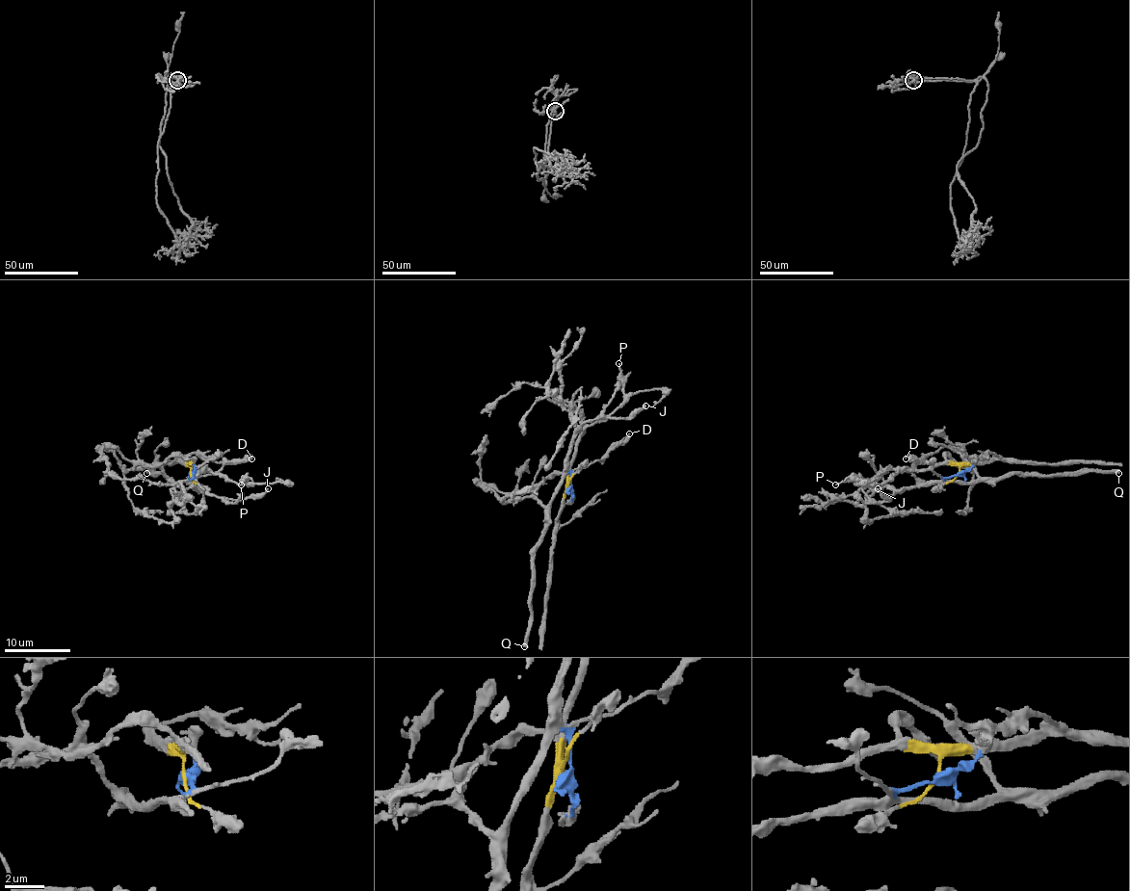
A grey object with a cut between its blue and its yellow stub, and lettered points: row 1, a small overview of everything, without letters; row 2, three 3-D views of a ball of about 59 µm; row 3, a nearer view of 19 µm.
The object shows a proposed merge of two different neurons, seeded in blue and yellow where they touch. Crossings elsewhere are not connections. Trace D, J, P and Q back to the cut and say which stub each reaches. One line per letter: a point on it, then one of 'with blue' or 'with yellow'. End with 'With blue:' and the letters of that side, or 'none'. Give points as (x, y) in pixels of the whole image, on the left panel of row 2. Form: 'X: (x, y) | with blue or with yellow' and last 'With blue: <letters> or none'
D: (251, 458) | with blue
J: (268, 488) | with blue
P: (241, 484) | with yellow
Q: (146, 473) | with blue
With blue: D, J, Q

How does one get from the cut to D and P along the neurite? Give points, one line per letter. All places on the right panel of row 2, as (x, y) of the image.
D: (959, 473), (941, 477), (928, 463), (905, 458)
P: (959, 473), (958, 465), (937, 465), (928, 470), (900, 470), (879, 484), (846, 480), (836, 484)

